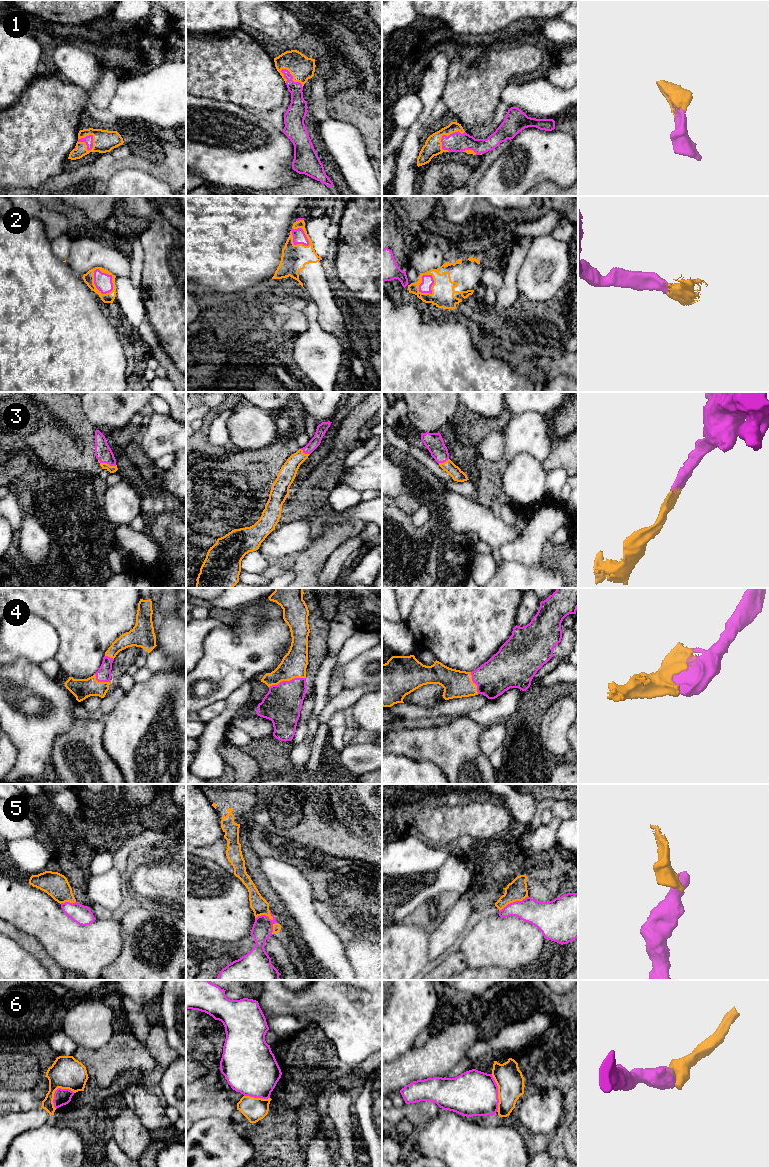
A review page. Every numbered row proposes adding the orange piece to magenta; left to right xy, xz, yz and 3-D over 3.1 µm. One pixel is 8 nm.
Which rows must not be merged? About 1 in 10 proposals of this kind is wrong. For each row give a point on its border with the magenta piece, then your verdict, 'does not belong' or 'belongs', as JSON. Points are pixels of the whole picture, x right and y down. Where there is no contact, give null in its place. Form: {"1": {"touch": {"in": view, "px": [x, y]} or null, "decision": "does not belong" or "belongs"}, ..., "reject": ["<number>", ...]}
{"1": {"touch": {"in": "xy", "px": [88, 150]}, "decision": "belongs"}, "2": {"touch": {"in": "xy", "px": [111, 277]}, "decision": "belongs"}, "3": {"touch": {"in": "xy", "px": [107, 463]}, "decision": "belongs"}, "4": {"touch": {"in": "xz", "px": [287, 681]}, "decision": "belongs"}, "5": {"touch": {"in": "yz", "px": [513, 902]}, "decision": "does not belong"}, "6": {"touch": {"in": "yz", "px": [497, 1093]}, "decision": "does not belong"}, "reject": ["5", "6"]}

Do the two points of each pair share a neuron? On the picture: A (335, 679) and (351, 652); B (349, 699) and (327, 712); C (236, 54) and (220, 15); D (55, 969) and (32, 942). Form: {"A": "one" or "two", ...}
{"A": "one", "B": "one", "C": "two", "D": "one"}

